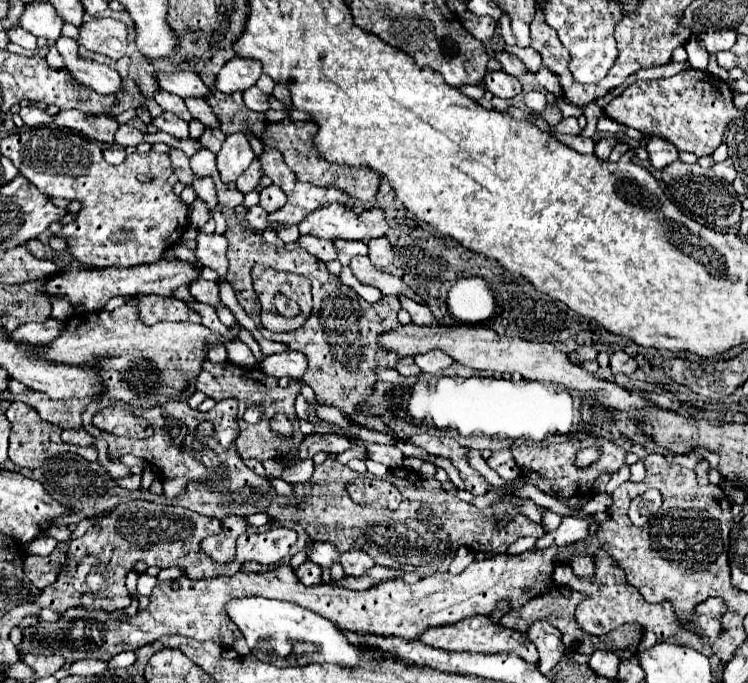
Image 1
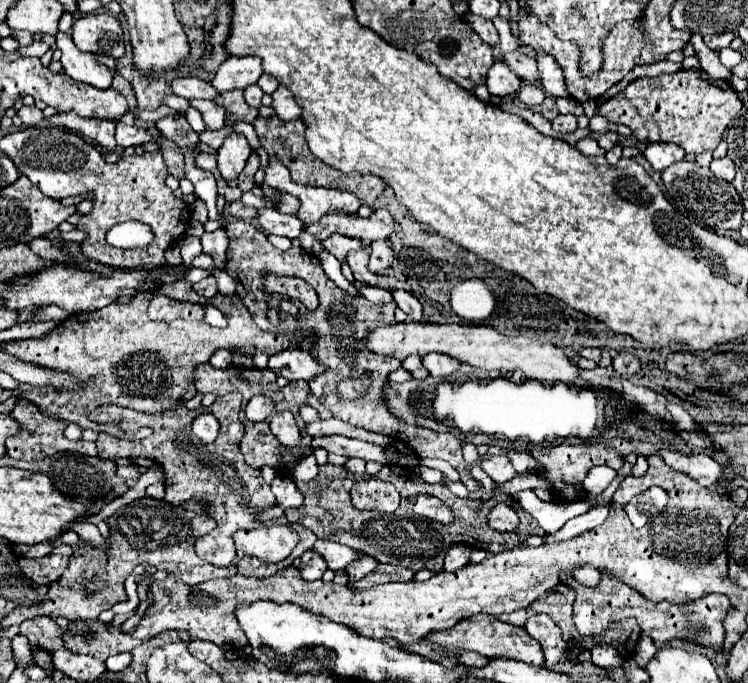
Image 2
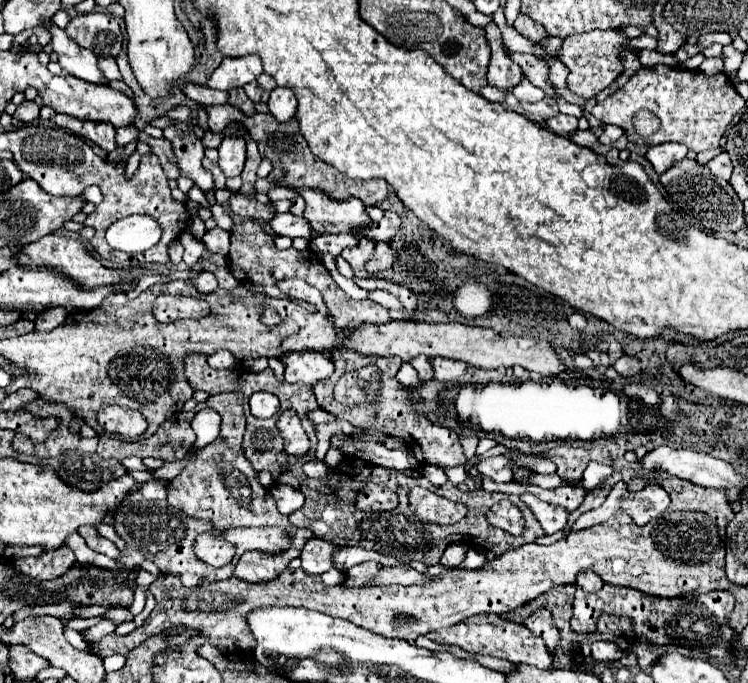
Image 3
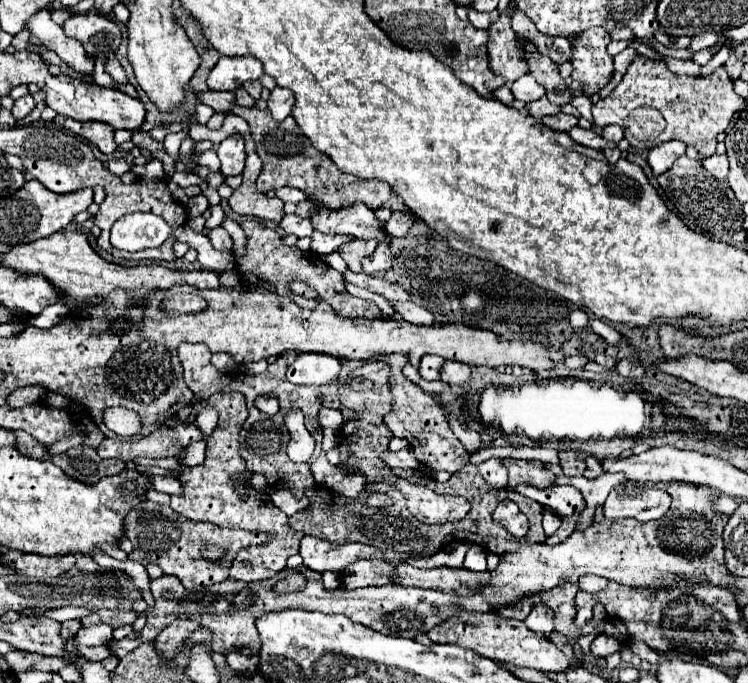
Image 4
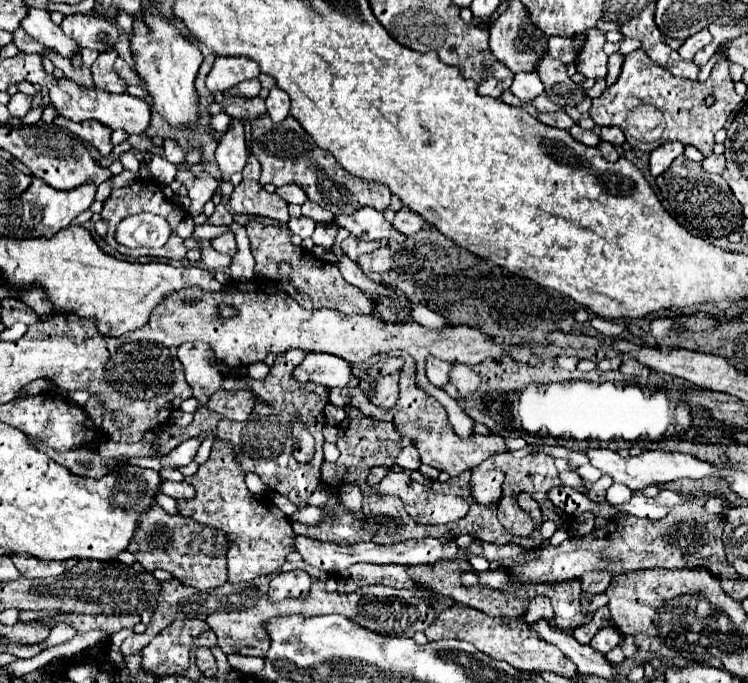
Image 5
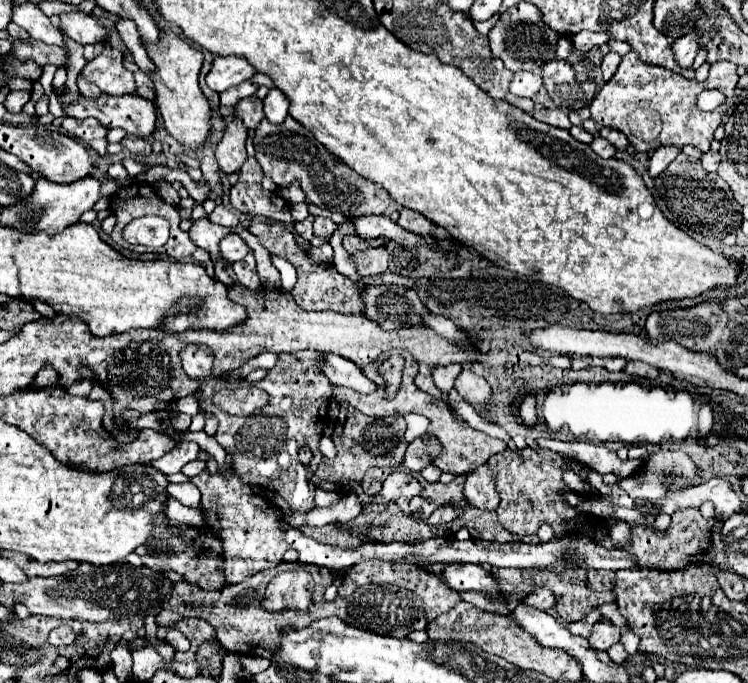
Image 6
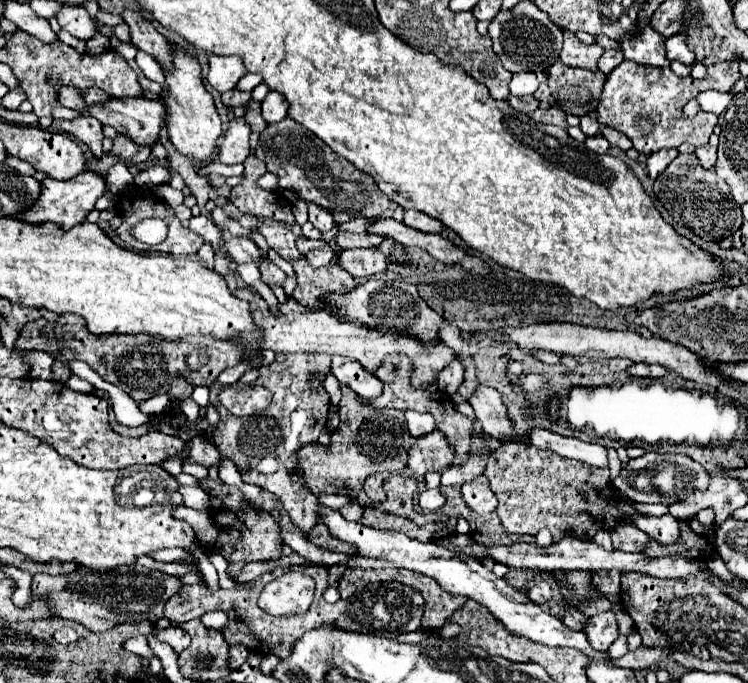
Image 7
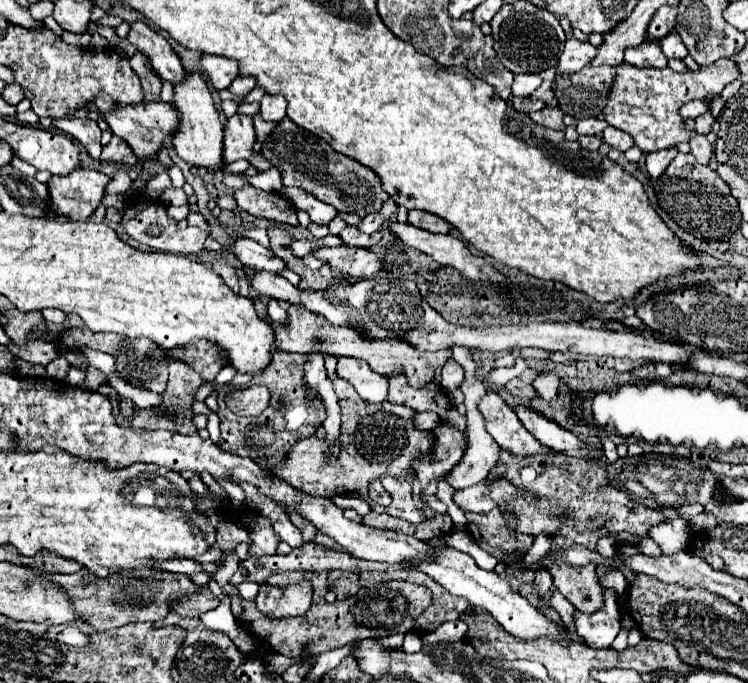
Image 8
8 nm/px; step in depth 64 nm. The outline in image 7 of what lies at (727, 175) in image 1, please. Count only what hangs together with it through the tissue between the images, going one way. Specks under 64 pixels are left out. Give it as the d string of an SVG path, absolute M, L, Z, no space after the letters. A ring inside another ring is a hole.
M706 144L702 148L696 148L696 156L704 168L714 168L714 164L716 164L716 148L714 146Z

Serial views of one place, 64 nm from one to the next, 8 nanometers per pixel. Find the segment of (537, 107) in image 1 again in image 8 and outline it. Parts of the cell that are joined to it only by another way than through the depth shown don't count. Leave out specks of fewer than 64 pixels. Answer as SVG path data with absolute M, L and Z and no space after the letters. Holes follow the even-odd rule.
M516 74L512 82L512 96L530 96L540 84L542 78L538 74Z

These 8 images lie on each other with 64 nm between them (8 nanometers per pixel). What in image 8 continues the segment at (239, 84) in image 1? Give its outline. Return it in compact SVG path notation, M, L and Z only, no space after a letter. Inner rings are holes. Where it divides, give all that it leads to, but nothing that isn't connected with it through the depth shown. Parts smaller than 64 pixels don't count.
M206 54L202 58L202 68L206 70L212 86L216 90L224 90L232 84L236 76L240 76L238 62L234 58L224 58L224 56L210 56Z

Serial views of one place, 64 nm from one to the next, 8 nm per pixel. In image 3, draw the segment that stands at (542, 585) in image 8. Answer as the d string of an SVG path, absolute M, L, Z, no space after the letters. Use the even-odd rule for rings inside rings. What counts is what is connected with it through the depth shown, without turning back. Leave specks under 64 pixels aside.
M538 610L534 612L526 622L524 626L534 634L534 636L540 636L544 642L546 642L546 648L550 654L556 652L558 648L558 640L560 640L560 632L552 620L552 614L548 610Z

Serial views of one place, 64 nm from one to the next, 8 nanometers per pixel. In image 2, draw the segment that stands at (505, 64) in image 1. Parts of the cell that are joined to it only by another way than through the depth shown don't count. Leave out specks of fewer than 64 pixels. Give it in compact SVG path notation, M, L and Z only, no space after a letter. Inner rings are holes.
M508 52L502 54L502 60L512 68L512 72L522 78L524 82L532 82L536 86L540 86L538 82L538 70L536 70L536 60L520 54L520 52Z

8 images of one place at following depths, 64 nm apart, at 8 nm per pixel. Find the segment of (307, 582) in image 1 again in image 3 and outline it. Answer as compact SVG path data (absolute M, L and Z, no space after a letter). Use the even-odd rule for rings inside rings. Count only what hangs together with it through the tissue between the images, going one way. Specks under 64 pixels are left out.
M314 538L310 540L304 550L302 550L302 570L306 574L324 574L326 570L332 568L332 552L334 552L334 544L326 542L326 540L320 540L320 538Z

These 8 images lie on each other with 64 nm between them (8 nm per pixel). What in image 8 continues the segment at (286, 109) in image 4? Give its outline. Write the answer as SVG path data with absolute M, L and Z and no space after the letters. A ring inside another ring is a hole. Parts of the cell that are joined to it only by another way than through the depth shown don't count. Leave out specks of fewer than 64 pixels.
M264 94L262 102L260 102L260 114L264 120L268 122L280 122L286 116L286 100L282 96L270 96Z

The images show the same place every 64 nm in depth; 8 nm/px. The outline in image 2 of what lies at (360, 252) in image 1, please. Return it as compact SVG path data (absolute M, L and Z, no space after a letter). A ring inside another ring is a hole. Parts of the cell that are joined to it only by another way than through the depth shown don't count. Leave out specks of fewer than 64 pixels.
M340 234L330 236L330 238L324 240L322 244L324 244L324 248L326 248L330 254L334 254L340 262L346 262L346 254L348 254L350 250L362 250L362 248L368 246L368 242L358 242L358 240L352 240L352 238L342 238Z

